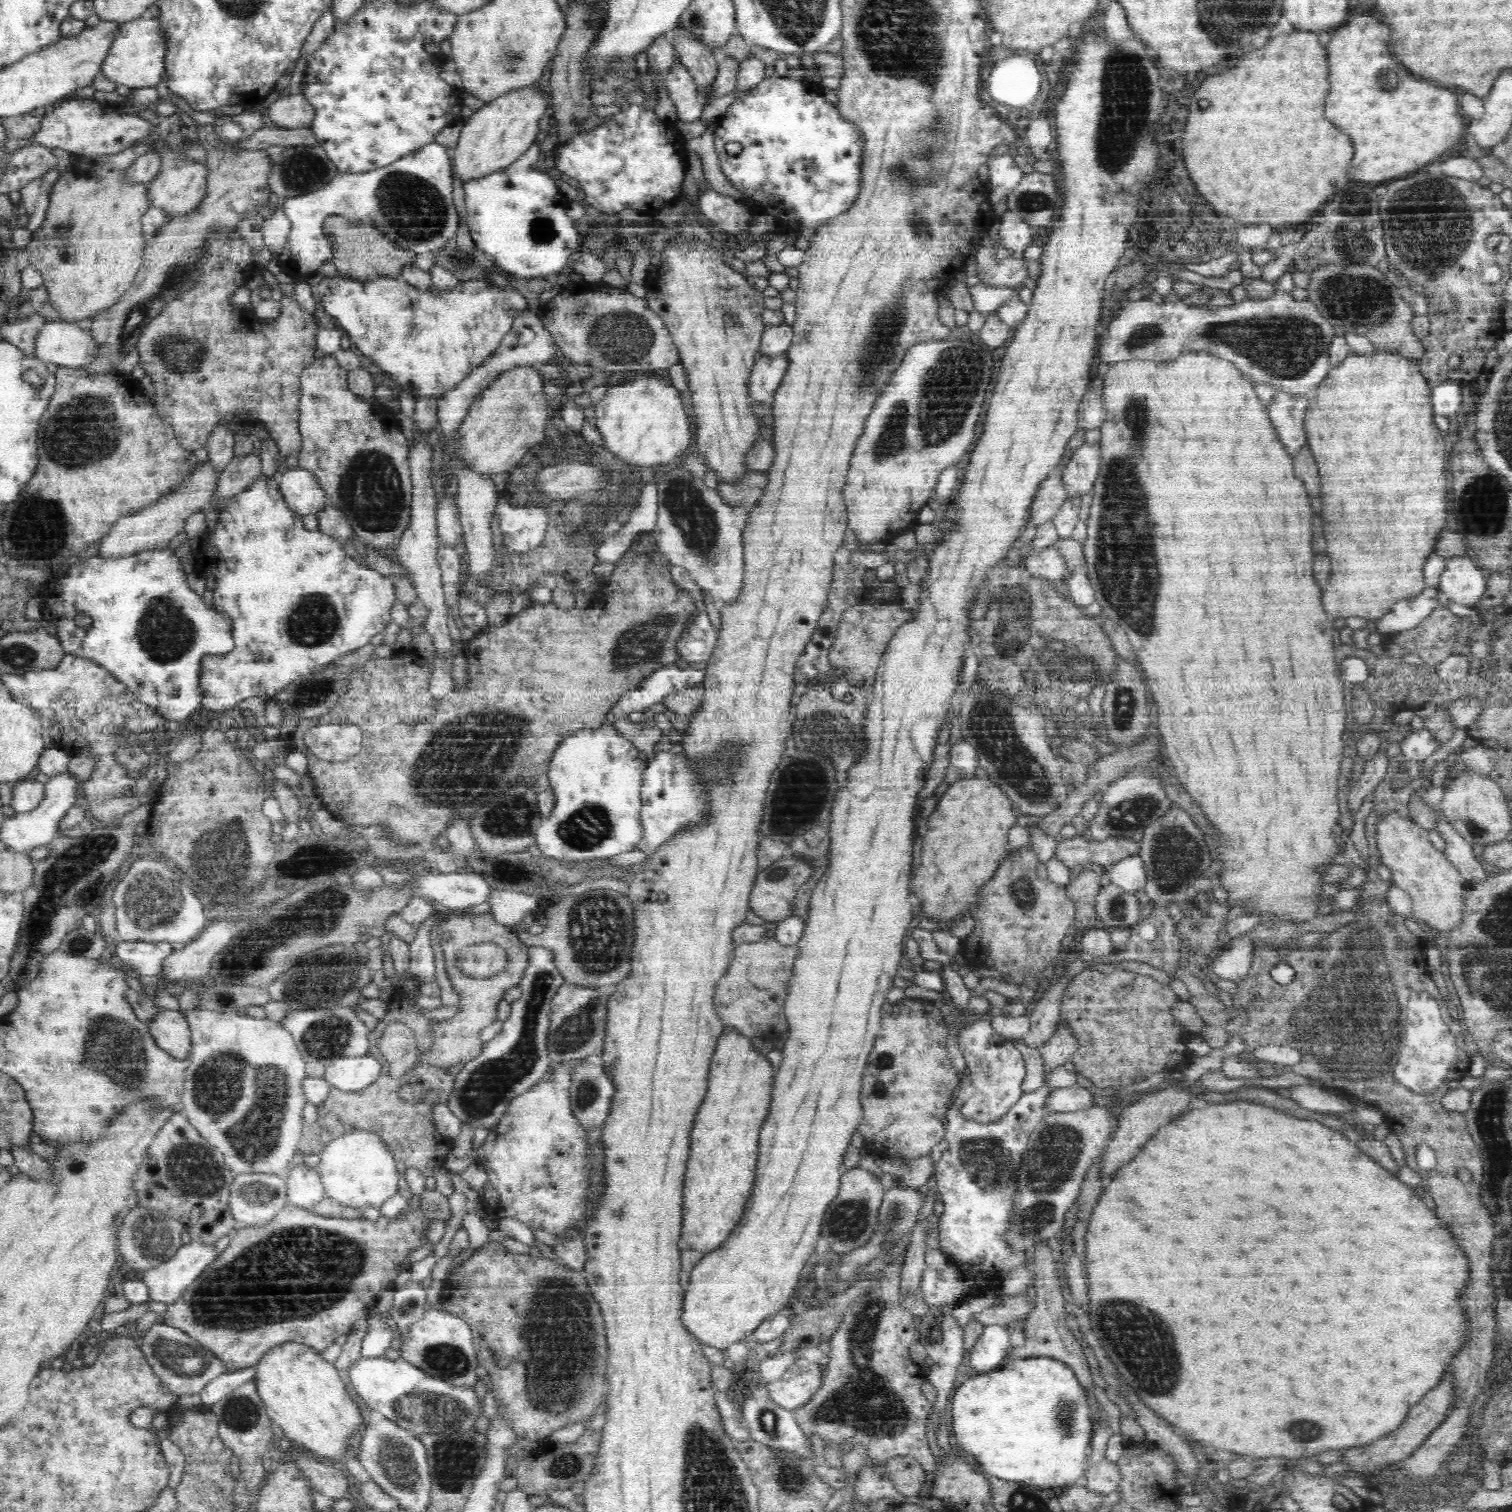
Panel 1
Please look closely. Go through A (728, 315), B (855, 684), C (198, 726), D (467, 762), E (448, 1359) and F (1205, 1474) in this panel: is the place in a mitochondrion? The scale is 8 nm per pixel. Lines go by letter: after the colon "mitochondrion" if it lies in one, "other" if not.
A: mitochondrion
B: other
C: other
D: mitochondrion
E: mitochondrion
F: other

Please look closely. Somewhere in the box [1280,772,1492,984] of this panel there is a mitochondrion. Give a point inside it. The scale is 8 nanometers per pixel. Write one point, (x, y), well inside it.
(1474, 828)

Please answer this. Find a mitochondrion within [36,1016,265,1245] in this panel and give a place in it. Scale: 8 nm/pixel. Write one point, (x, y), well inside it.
(192, 1169)

